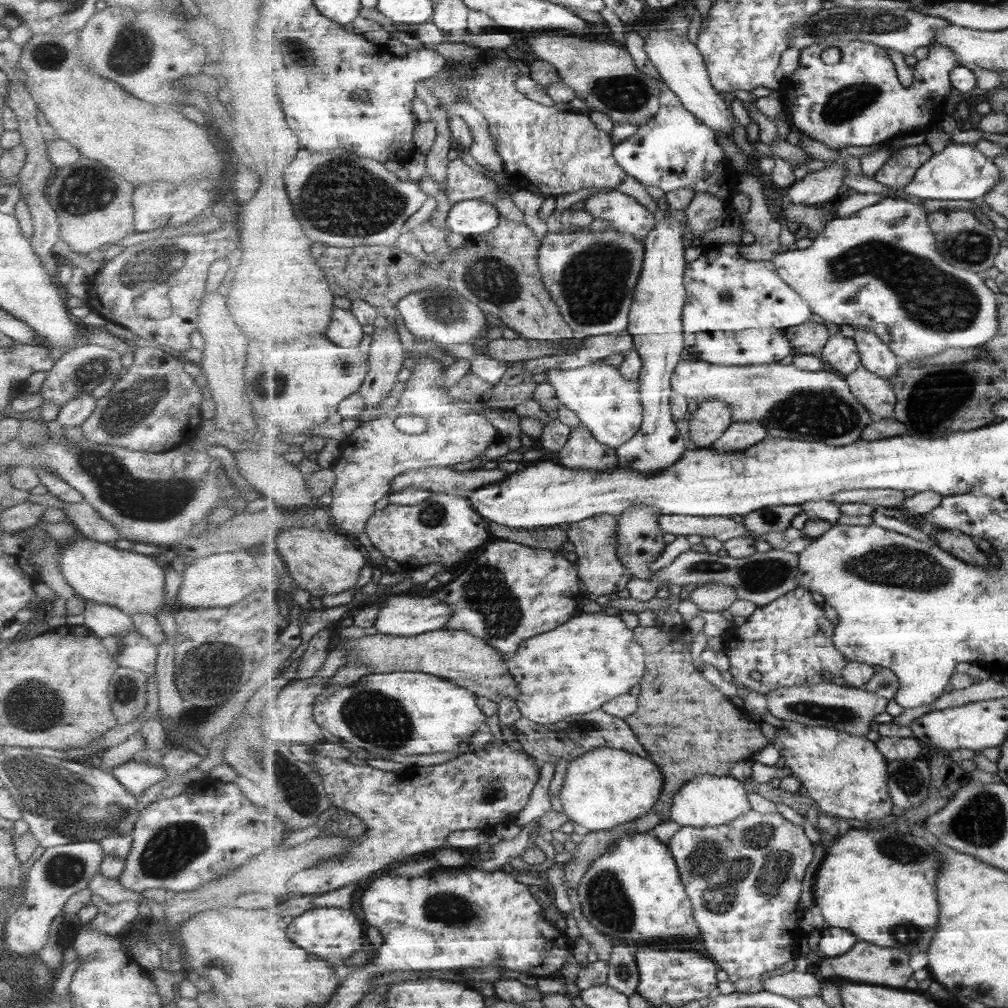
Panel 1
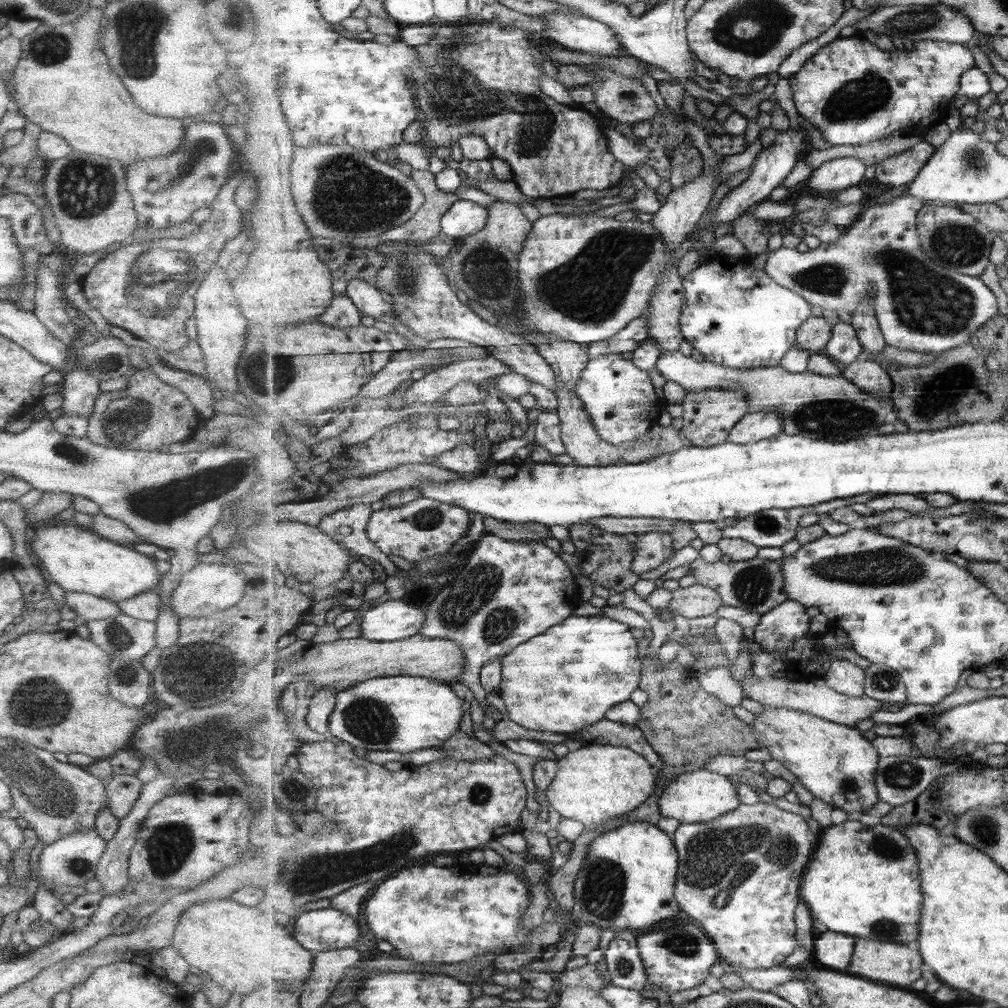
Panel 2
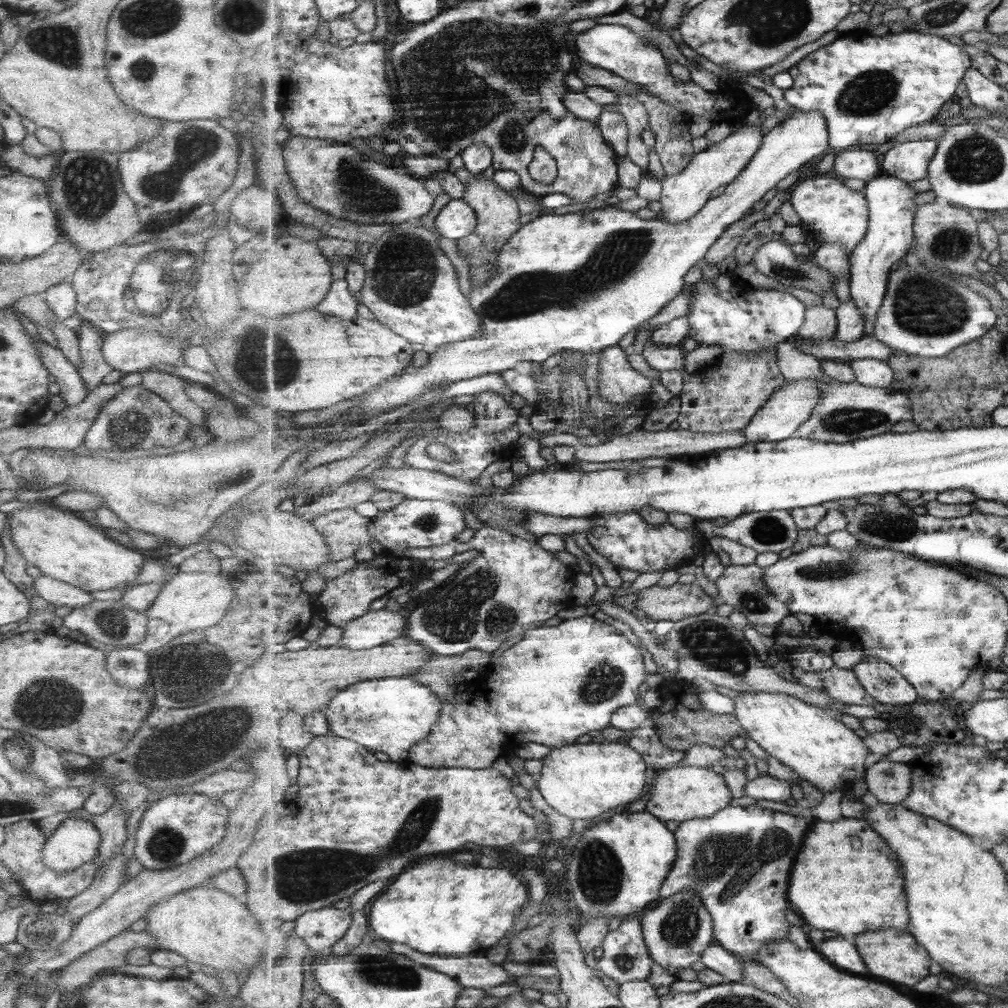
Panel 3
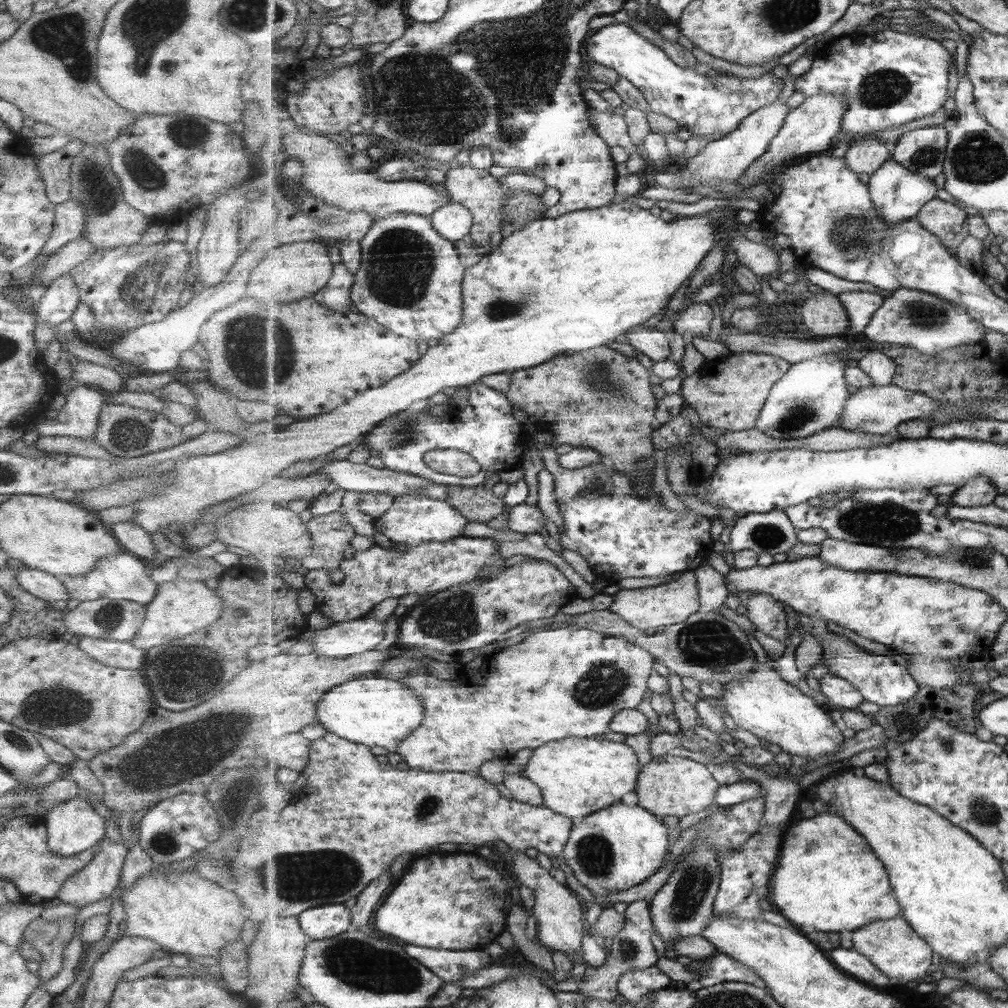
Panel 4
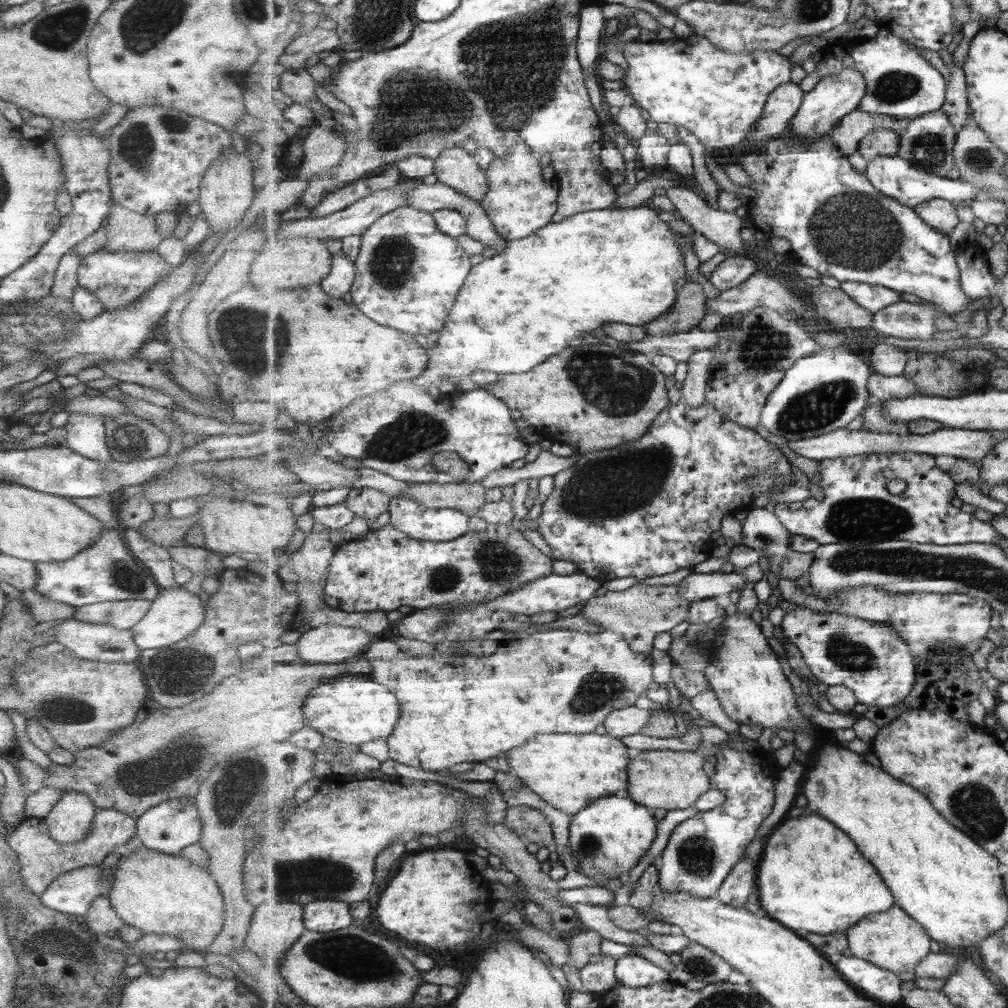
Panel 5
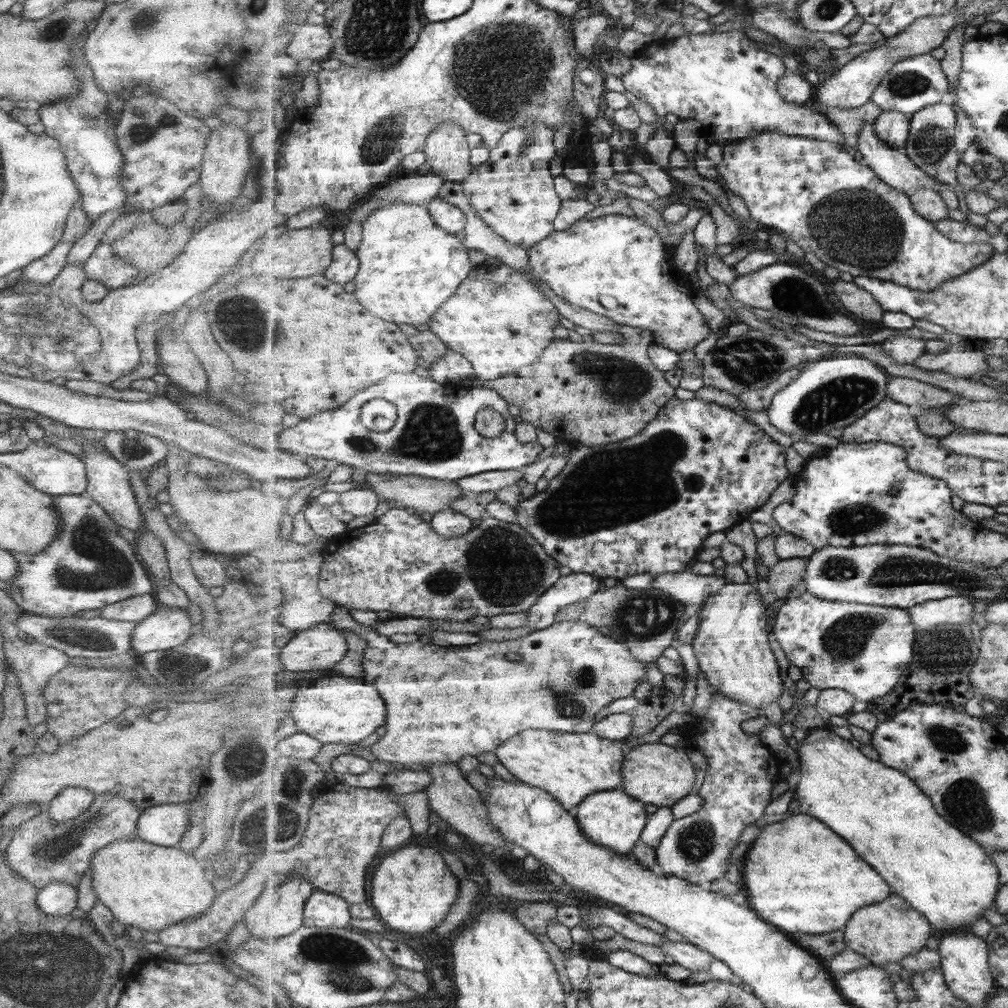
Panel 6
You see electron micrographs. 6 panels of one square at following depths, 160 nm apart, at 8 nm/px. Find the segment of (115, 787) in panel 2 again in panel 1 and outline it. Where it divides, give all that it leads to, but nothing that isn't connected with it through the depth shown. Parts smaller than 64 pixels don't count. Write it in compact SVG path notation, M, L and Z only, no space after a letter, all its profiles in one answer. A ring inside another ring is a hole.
M137 761L124 762L113 767L109 773L133 796L139 796L151 785L165 779L165 769L162 769L160 764L156 767Z

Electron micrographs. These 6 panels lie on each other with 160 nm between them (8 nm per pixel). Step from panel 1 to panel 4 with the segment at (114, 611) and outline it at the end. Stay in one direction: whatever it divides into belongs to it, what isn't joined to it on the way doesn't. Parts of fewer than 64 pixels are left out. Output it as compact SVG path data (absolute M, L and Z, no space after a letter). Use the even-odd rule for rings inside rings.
M17 568L15 580L17 580L17 586L21 590L25 590L25 592L32 594L39 600L44 600L45 602L68 600L67 592L59 584L58 578L45 572L34 568Z

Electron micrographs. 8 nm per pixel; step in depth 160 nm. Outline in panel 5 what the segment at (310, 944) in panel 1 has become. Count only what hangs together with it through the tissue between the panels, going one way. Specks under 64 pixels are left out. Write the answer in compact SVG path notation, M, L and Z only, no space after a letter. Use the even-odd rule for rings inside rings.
M313 900L304 905L304 924L306 930L331 932L354 925L349 903L342 900Z

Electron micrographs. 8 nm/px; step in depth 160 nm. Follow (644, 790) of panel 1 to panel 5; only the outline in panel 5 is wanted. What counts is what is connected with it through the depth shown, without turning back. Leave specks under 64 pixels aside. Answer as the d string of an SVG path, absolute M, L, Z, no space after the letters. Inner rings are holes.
M540 734L527 744L514 748L507 762L514 774L533 793L567 816L575 816L603 796L629 789L628 767L633 749L619 737L609 734Z

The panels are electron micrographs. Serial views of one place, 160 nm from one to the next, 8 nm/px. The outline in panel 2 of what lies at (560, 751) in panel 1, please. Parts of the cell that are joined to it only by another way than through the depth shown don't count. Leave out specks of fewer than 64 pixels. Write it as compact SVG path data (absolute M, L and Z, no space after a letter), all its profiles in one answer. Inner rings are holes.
M607 717L595 724L585 725L576 732L575 740L582 742L582 746L595 744L625 746L647 757L650 763L658 769L662 766L659 753L646 740L645 733L636 725L620 723Z

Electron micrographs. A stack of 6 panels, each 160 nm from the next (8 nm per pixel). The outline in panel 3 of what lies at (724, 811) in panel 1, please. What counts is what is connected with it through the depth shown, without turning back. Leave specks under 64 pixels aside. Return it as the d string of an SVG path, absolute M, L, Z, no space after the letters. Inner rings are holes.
M678 764L657 774L645 810L663 822L683 823L687 820L711 818L728 808L733 799L734 796L723 775L713 772L713 769Z

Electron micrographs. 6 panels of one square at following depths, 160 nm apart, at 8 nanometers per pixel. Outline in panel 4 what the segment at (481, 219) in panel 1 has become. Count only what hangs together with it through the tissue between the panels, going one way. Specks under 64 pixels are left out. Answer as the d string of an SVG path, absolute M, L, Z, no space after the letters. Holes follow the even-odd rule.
M449 203L431 216L435 230L447 240L466 240L472 231L474 213L459 203Z

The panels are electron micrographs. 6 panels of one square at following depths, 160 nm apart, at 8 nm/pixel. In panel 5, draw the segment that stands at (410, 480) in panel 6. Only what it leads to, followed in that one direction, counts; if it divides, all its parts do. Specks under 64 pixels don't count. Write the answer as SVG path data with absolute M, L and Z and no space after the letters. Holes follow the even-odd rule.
M411 482L402 494L431 508L452 508L471 516L478 516L481 507L488 502L483 483Z

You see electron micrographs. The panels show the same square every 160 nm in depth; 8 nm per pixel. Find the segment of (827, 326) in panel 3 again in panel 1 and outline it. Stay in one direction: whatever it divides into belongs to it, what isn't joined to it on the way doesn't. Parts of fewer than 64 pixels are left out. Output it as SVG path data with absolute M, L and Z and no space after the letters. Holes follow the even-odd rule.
M807 322L787 330L789 341L795 348L795 354L817 354L822 352L830 340L829 330L825 324Z

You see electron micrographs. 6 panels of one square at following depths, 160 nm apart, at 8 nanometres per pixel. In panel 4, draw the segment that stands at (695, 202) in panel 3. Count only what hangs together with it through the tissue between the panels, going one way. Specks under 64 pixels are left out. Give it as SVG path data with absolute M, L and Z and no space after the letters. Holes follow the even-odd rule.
M775 101L766 107L760 108L747 117L737 130L721 140L712 140L697 156L687 160L686 167L677 172L660 171L653 174L654 184L664 188L679 189L689 192L690 184L700 184L704 180L729 180L738 182L746 170L758 161L766 150L769 150L771 141L784 127L790 108L785 102Z

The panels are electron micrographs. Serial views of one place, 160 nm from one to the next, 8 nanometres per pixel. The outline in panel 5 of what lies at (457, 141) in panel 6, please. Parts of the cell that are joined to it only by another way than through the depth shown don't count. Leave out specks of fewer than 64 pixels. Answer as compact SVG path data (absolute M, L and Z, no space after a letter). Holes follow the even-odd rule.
M461 146L448 148L436 160L435 175L438 182L454 188L457 192L481 203L490 191L490 178L487 171L477 161L474 153L467 153Z

